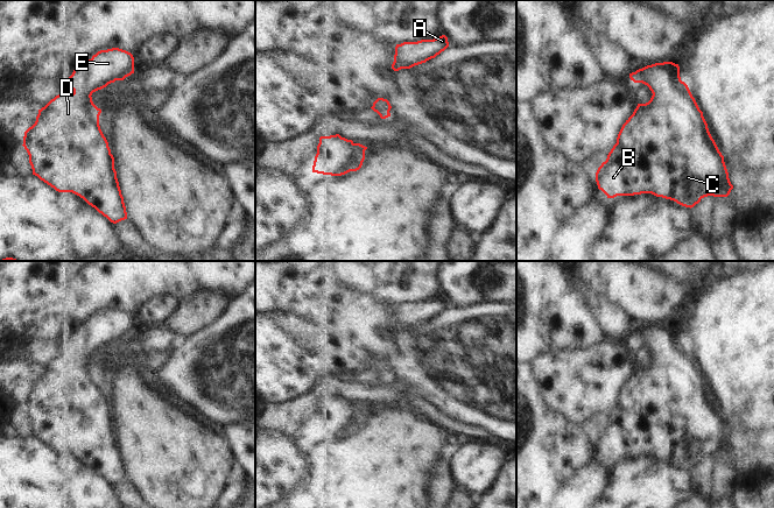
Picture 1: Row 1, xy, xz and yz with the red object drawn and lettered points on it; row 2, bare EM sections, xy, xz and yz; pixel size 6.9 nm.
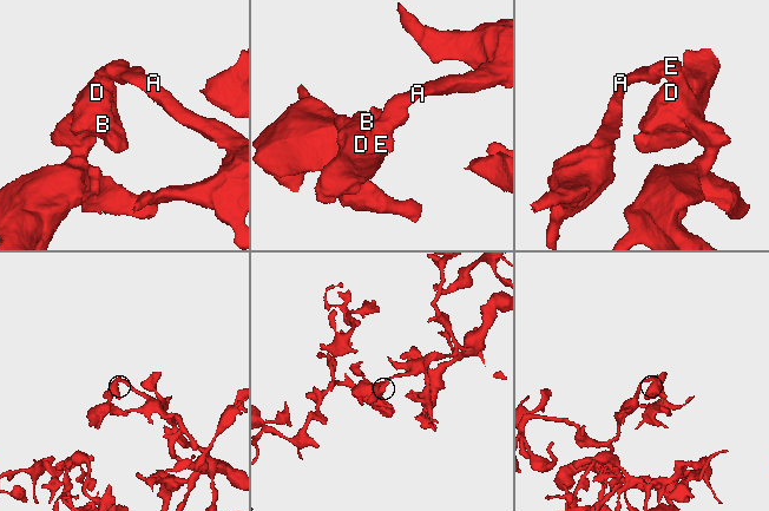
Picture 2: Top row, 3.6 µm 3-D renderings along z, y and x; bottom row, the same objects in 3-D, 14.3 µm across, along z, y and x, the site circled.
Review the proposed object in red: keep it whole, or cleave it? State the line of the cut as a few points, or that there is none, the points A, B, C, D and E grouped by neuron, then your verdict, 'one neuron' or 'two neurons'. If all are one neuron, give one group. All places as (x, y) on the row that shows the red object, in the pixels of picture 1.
cut none; groups A B C D E; one neuron

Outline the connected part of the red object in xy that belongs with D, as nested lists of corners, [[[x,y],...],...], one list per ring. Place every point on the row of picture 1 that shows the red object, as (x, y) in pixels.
[[[119,48],[100,50],[91,59],[79,63],[72,75],[64,79],[73,92],[58,94],[38,110],[35,124],[24,132],[22,144],[29,155],[33,175],[58,192],[72,192],[79,196],[113,224],[127,219],[127,212],[114,169],[114,157],[99,126],[101,110],[93,104],[91,96],[132,73],[134,73],[134,57]]]

